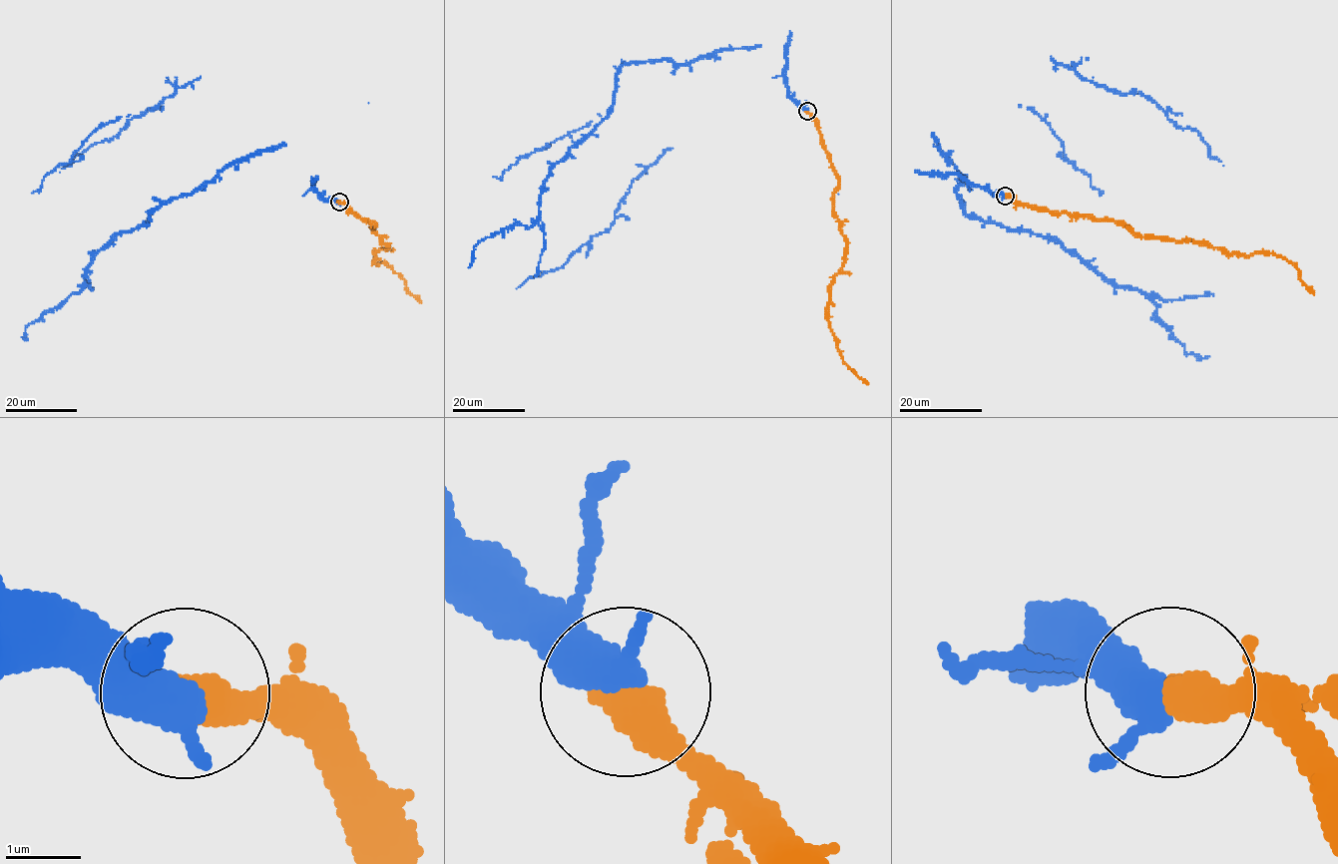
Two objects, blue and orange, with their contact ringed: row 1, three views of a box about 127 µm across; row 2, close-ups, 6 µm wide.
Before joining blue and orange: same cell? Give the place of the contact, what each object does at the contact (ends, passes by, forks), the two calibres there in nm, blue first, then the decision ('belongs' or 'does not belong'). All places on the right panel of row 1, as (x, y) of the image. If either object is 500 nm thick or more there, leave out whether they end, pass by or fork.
place (1005, 196); calibres 420 and 550 nm; belongs

